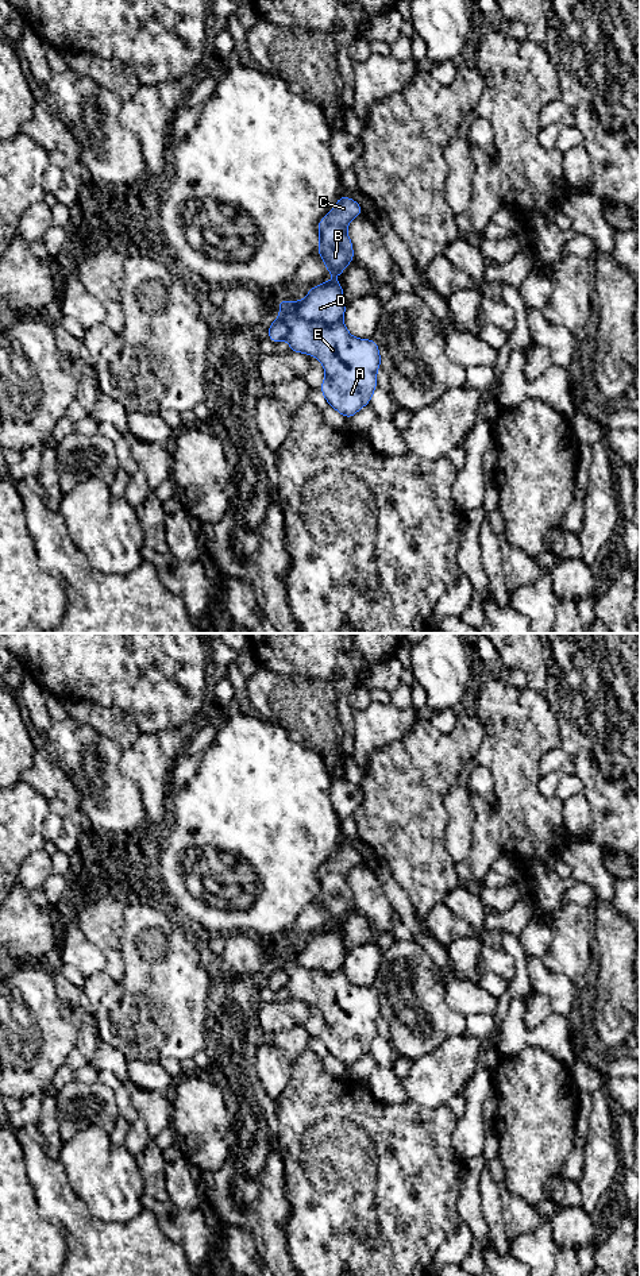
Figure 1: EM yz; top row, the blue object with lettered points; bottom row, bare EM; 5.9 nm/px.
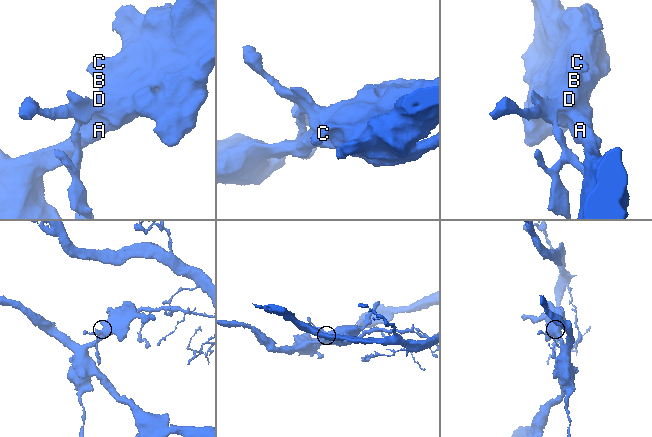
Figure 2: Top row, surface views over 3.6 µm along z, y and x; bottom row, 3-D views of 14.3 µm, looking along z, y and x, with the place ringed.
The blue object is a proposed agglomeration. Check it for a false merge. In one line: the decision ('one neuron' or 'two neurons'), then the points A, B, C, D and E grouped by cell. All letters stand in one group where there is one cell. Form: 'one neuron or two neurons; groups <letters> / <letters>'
two neurons; groups A B C E / D

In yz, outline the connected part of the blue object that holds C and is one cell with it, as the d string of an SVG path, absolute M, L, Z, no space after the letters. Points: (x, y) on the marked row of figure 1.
M340 196L335 207L319 221L317 252L327 266L328 275L354 262L352 242L347 235L347 225L354 217L363 213L365 211L355 200Z

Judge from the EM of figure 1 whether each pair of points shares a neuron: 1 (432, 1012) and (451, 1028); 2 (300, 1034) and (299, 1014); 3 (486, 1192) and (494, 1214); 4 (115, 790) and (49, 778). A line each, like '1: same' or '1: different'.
1: same
2: different
3: same
4: different

